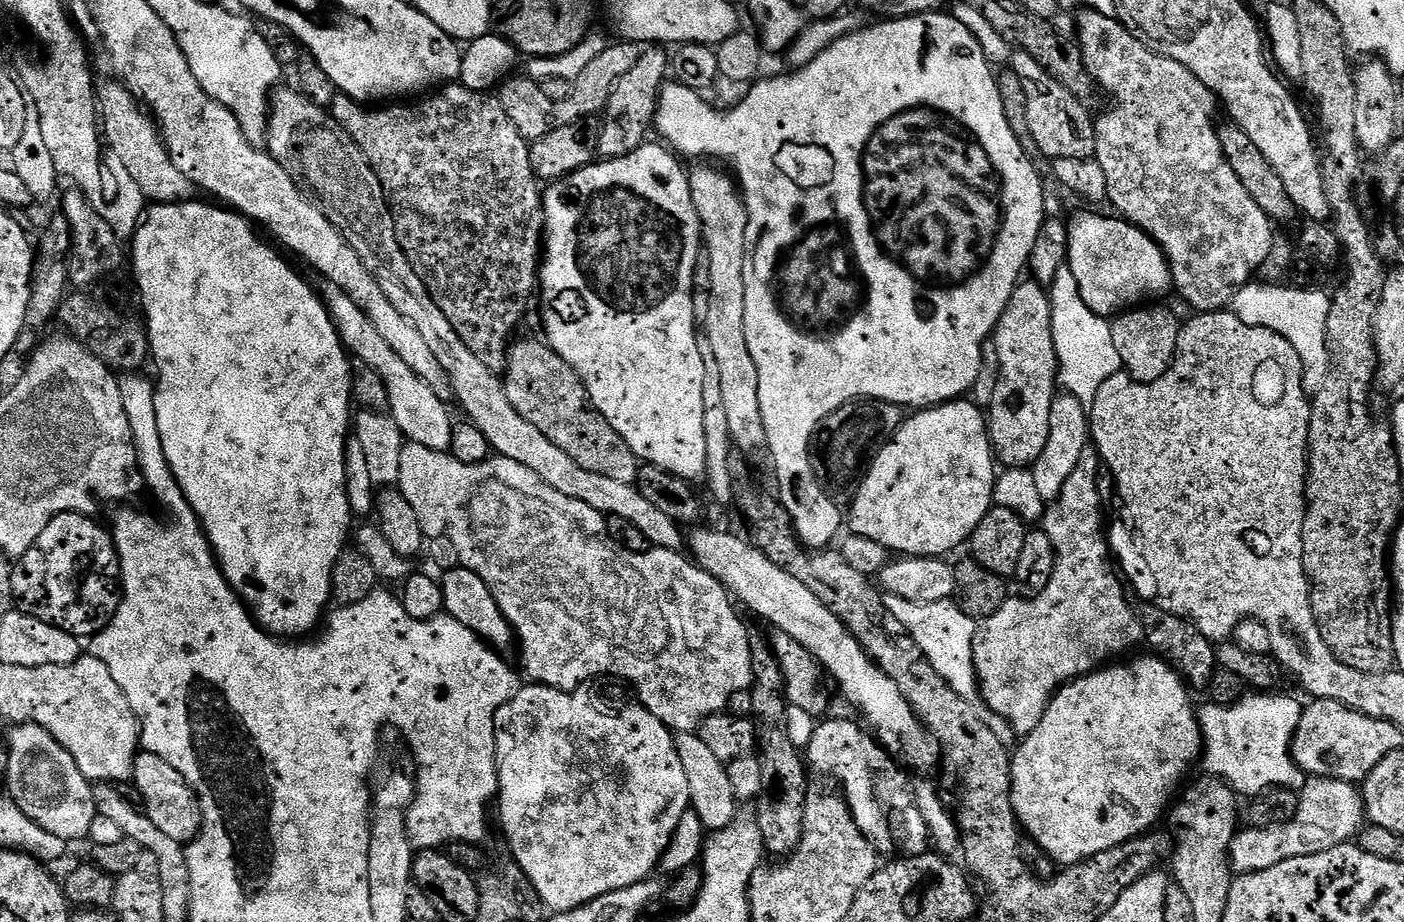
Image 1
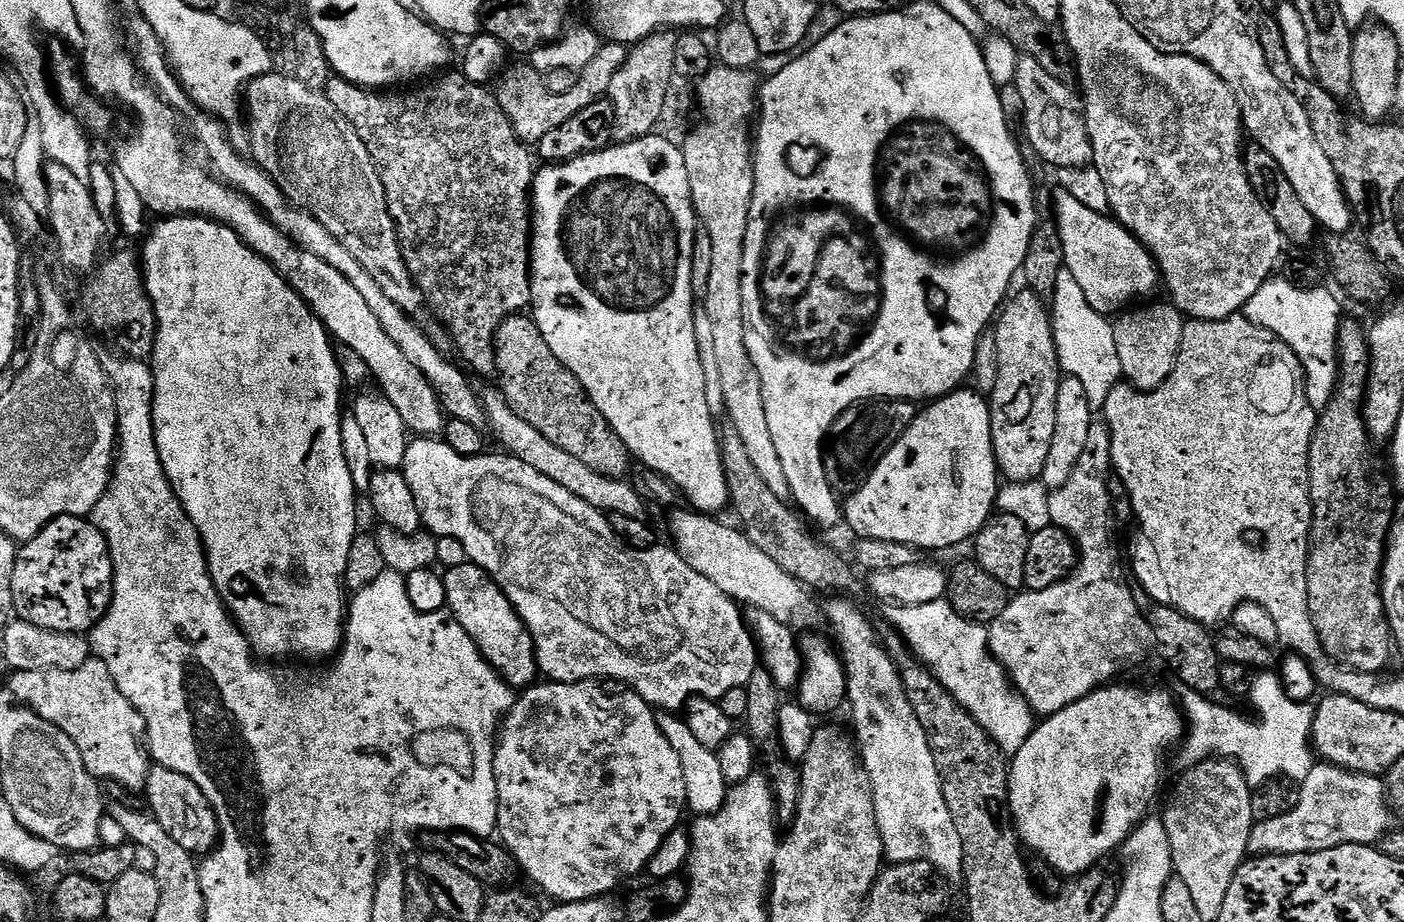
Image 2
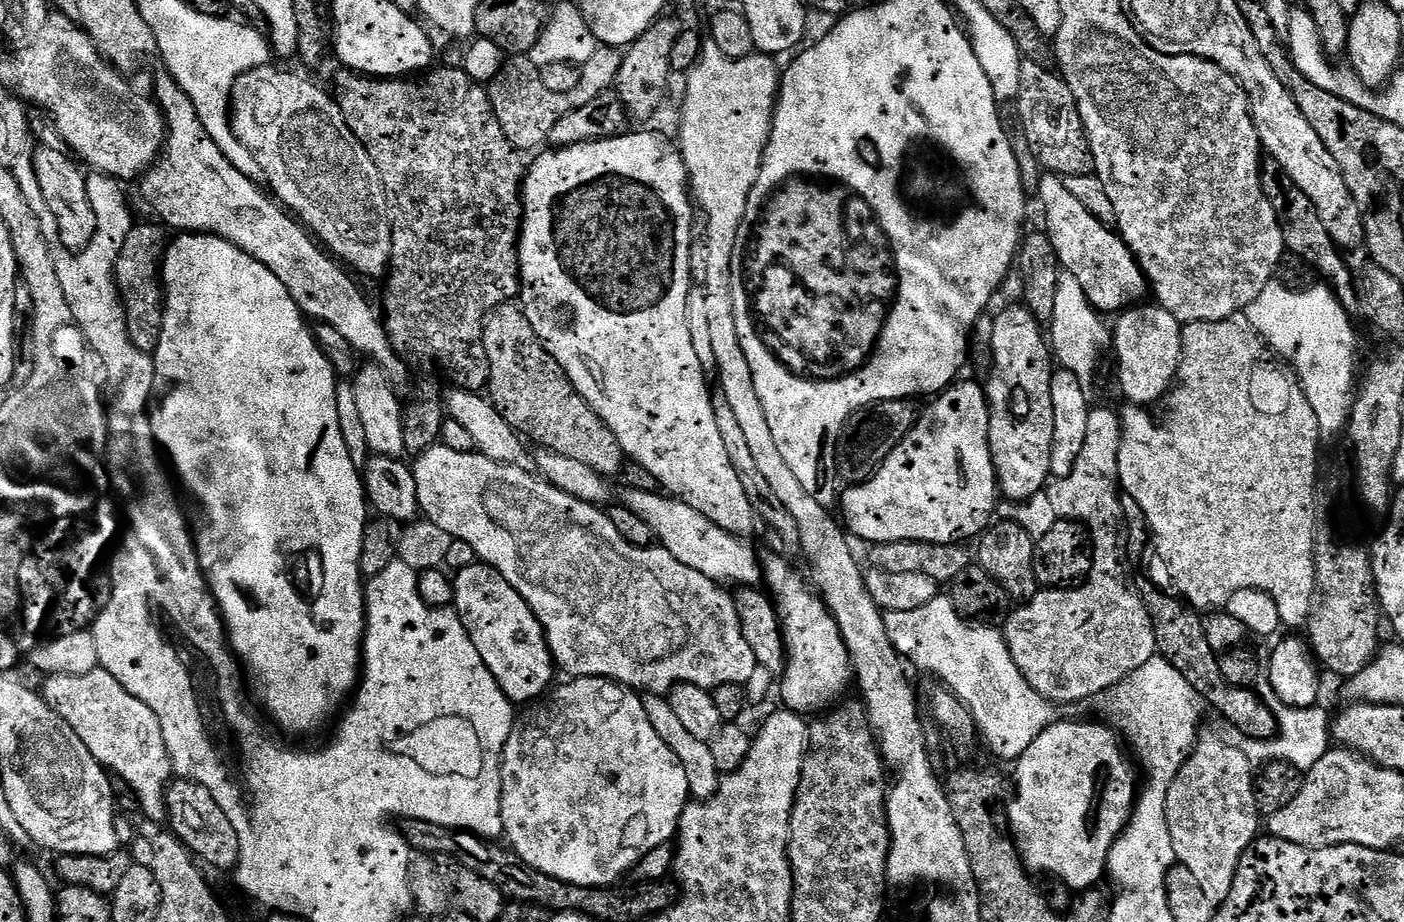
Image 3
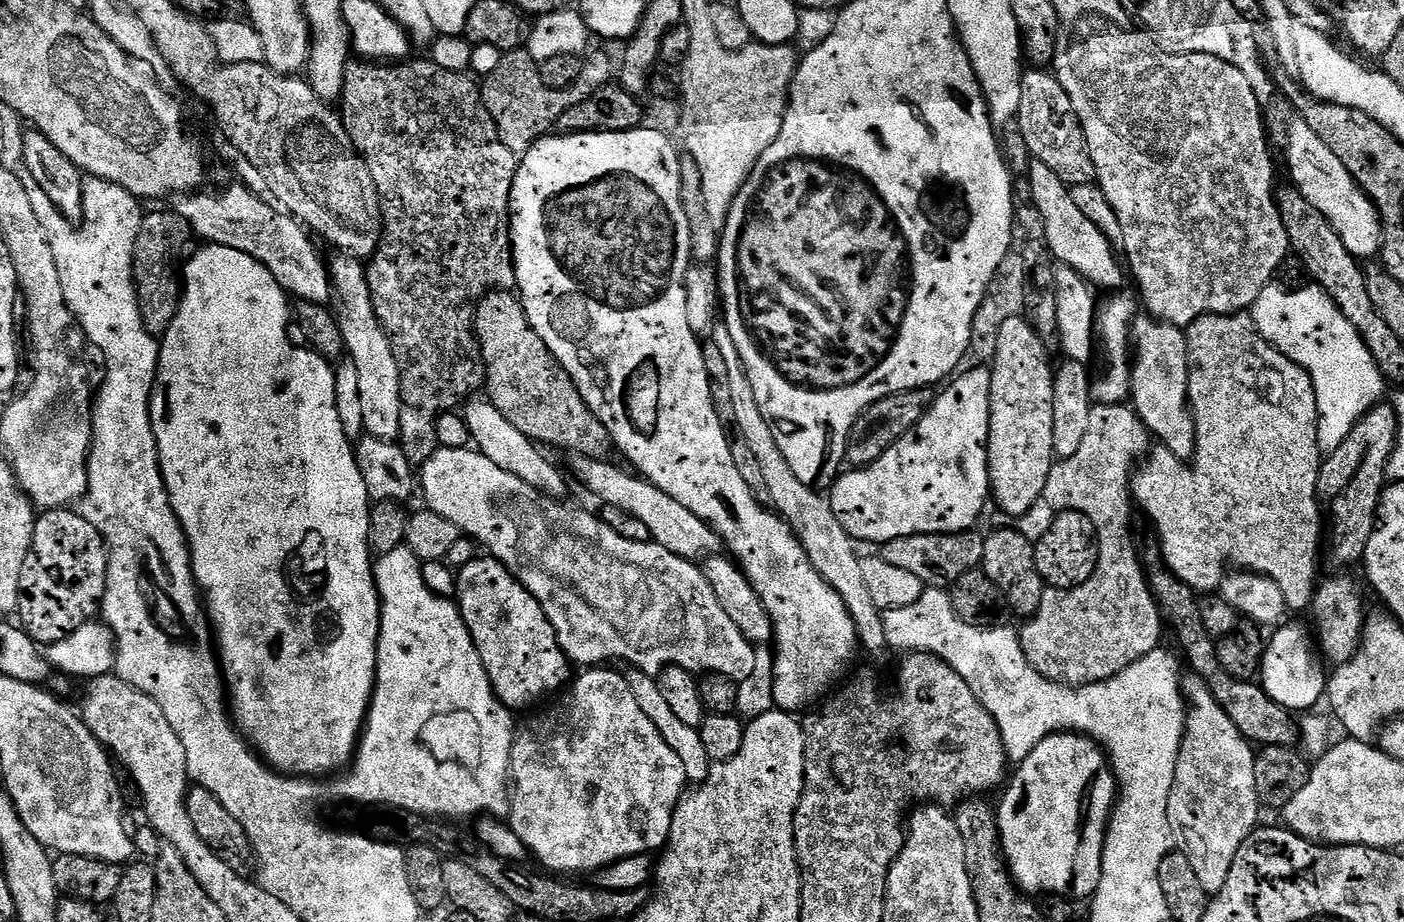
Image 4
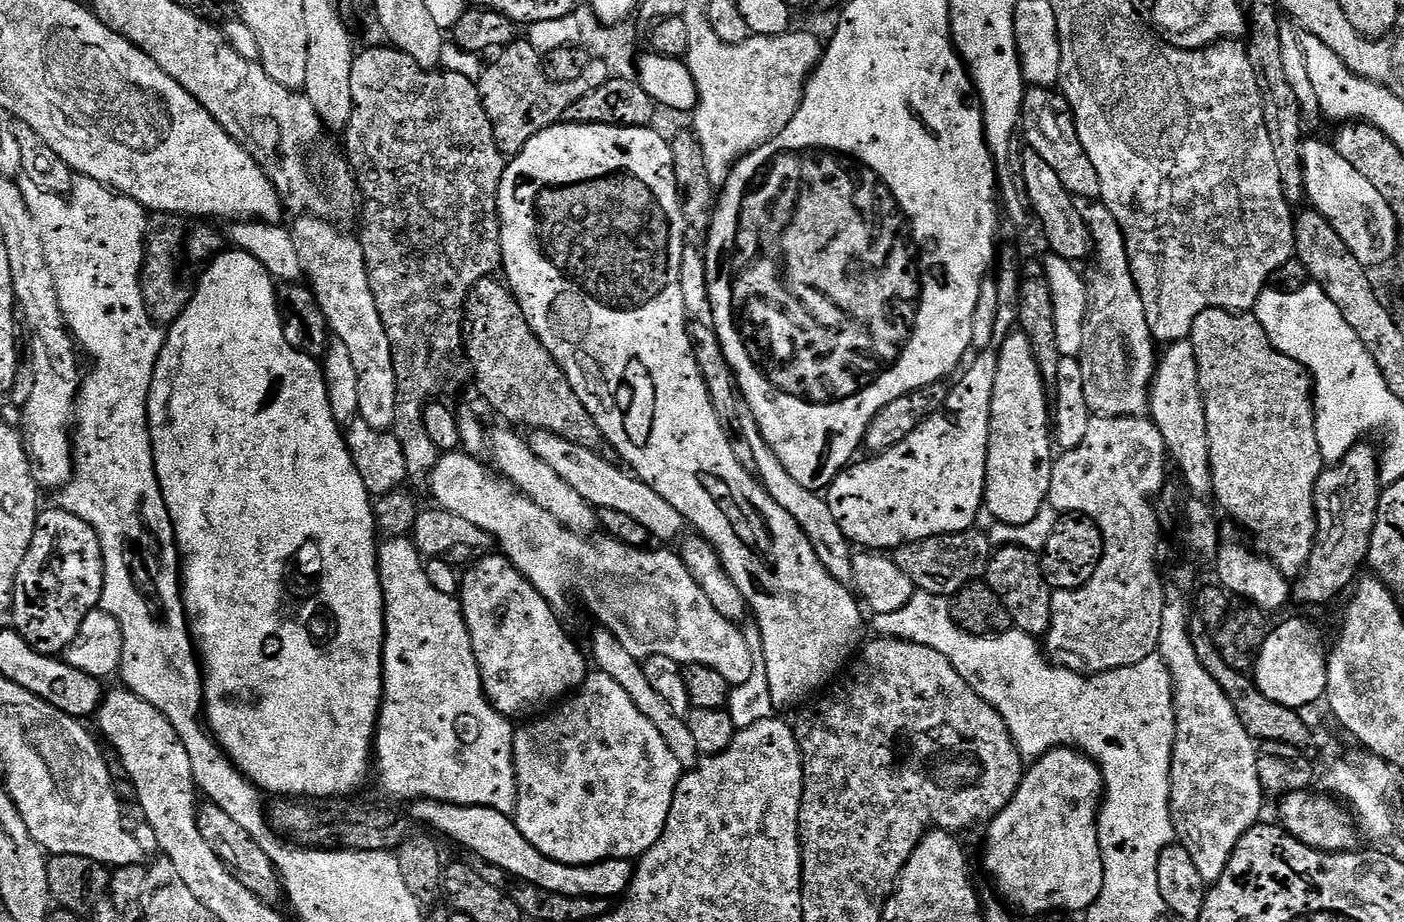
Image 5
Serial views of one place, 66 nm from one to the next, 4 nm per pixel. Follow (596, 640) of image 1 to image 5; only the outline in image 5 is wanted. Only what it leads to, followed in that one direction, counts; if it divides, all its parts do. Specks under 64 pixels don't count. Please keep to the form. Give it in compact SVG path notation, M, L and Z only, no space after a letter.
M463 450L441 455L430 477L432 496L436 499L434 501L444 510L458 514L458 517L466 518L488 532L503 556L536 587L538 594L542 594L542 598L546 598L553 608L563 610L568 604L568 595L577 592L581 602L600 619L599 623L616 635L618 642L622 642L622 646L641 662L661 656L674 658L674 662L681 666L701 664L718 671L732 686L750 678L751 652L741 629L733 621L718 614L710 598L702 594L702 586L694 582L690 570L686 570L675 551L652 552L631 548L607 534L579 536L562 526L554 514L542 510L538 502L519 495L508 480L482 463L481 459Z

